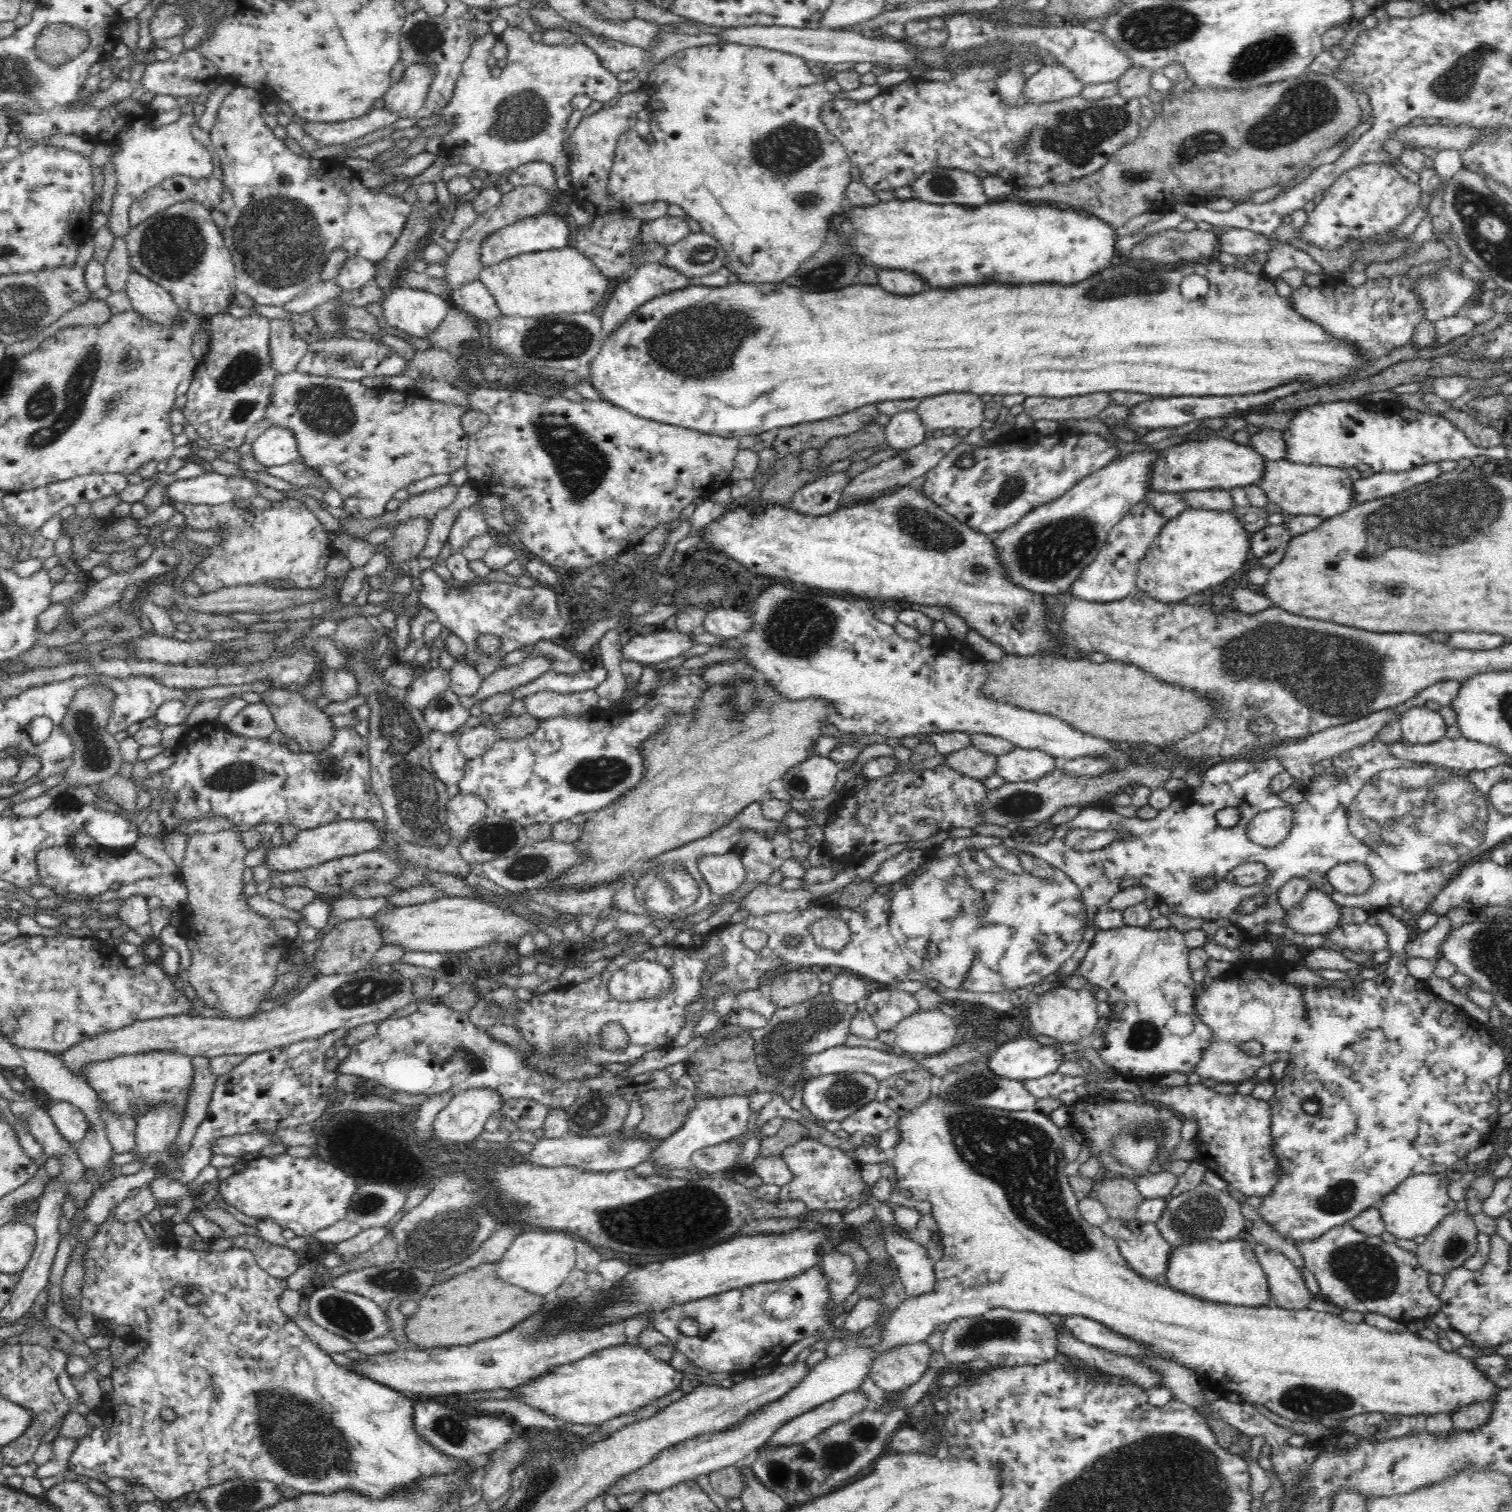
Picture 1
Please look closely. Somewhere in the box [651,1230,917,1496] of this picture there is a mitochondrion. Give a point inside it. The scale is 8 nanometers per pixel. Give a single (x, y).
(786, 1474)

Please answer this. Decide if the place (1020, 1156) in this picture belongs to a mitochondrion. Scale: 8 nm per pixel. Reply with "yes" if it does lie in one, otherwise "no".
yes

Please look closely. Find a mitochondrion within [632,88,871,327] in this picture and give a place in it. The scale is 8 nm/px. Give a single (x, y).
(794, 147)

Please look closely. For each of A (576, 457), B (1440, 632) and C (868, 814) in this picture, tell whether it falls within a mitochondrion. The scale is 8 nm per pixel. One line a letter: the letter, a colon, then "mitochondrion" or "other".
A: mitochondrion
B: other
C: other

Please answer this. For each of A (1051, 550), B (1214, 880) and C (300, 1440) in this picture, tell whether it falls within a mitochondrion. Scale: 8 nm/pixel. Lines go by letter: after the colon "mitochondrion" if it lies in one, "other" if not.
A: mitochondrion
B: other
C: mitochondrion

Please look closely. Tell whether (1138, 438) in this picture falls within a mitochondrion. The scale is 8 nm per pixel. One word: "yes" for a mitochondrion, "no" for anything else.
no

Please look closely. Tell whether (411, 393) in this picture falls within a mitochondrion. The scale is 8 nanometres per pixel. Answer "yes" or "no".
no

